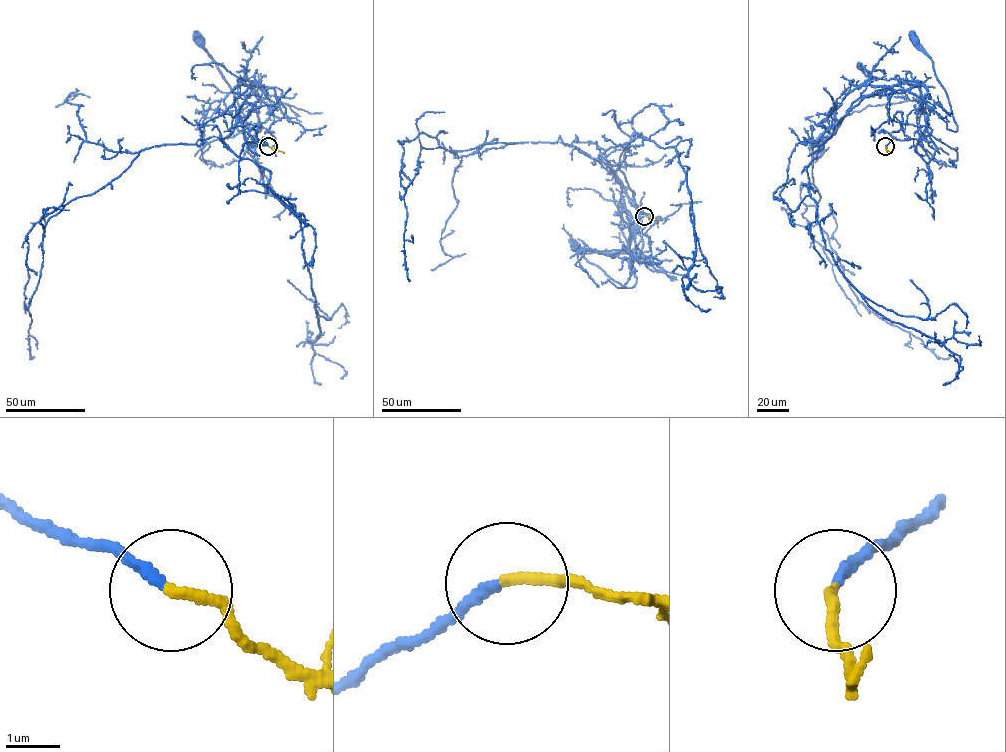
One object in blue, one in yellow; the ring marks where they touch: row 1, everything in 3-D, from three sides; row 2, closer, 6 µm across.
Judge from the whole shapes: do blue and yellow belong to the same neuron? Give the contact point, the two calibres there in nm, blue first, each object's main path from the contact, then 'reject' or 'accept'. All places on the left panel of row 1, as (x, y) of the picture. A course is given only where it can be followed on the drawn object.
(268, 146) | 180/200 nm | blue via (268, 146), (253, 139), (269, 107), (261, 101), (256, 109), (260, 131), (249, 126), (200, 41) | yellow via (268, 146), (284, 152) | accept

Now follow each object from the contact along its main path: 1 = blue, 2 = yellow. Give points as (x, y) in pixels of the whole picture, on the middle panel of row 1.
1: (644, 216), (628, 227), (629, 260), (645, 260), (636, 251), (633, 256), (633, 286), (615, 281), (575, 245)
2: (644, 216), (659, 220)

